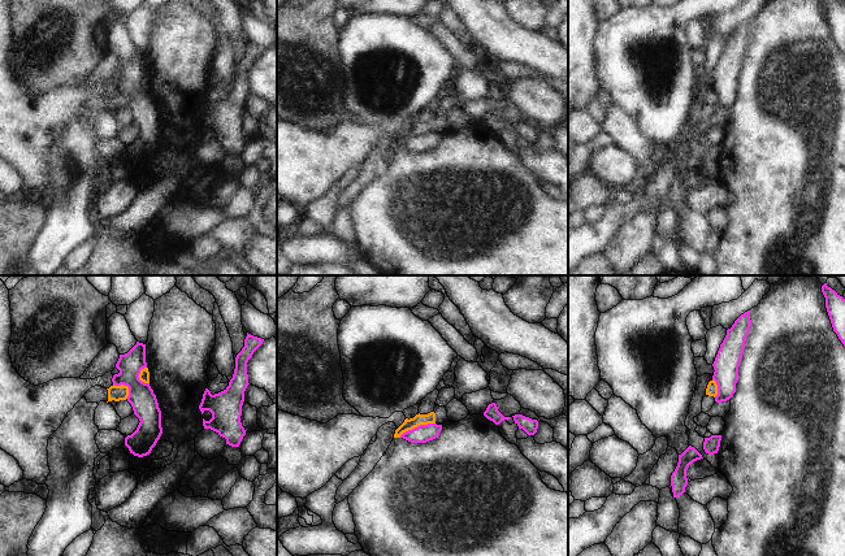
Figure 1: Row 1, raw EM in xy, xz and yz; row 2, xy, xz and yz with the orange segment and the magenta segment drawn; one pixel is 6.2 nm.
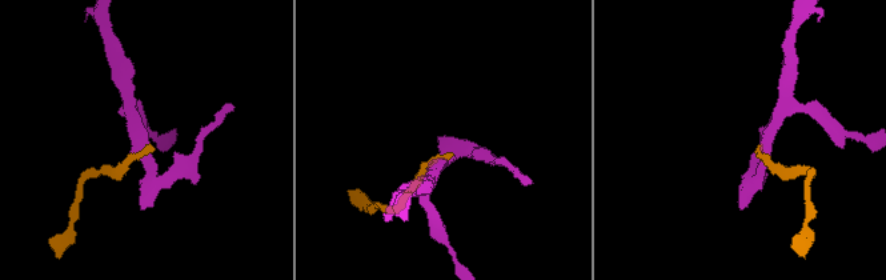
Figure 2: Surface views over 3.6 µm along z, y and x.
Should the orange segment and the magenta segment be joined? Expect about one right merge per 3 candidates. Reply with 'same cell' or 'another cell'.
another cell

